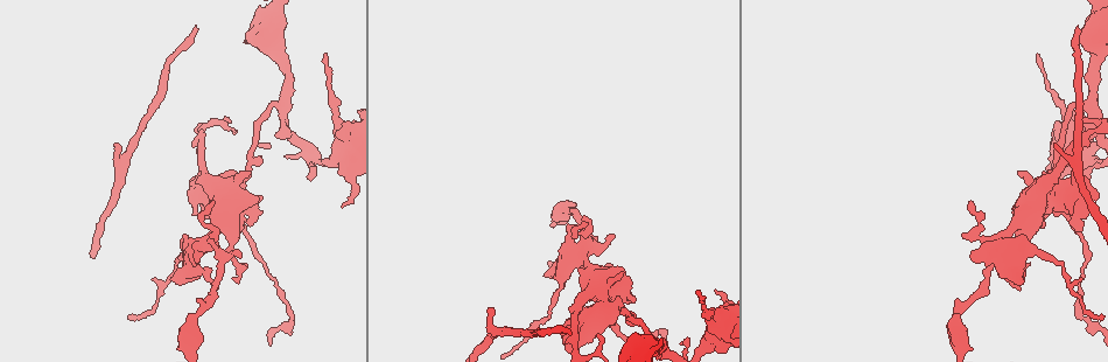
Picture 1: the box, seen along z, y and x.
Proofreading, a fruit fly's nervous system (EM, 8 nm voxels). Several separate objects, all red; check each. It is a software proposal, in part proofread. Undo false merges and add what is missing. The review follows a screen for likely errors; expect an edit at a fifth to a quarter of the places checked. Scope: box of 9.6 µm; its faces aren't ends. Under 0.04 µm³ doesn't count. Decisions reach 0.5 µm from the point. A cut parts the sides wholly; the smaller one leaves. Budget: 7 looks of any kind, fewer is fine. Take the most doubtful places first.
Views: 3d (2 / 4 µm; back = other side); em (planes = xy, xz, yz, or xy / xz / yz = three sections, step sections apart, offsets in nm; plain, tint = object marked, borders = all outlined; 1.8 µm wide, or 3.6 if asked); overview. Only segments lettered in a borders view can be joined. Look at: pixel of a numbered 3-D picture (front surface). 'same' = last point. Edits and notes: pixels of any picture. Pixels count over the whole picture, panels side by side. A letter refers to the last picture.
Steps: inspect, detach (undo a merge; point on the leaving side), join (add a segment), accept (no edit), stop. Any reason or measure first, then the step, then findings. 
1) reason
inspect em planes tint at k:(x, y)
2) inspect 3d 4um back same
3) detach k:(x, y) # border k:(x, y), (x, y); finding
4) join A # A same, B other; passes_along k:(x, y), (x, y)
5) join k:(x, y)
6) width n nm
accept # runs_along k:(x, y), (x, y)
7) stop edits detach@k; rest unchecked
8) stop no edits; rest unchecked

three arms meet
inspect em xz step 8 tint at 1:(1094, 126)

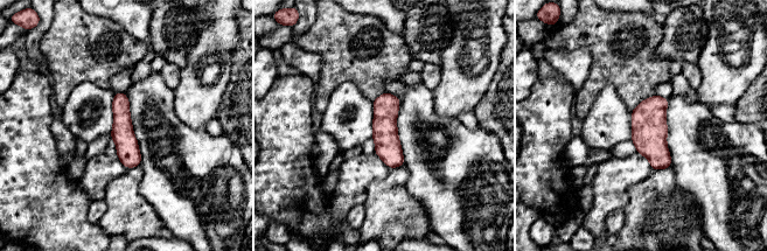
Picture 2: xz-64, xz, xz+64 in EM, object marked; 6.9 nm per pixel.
another direction
inspect em planes borders same

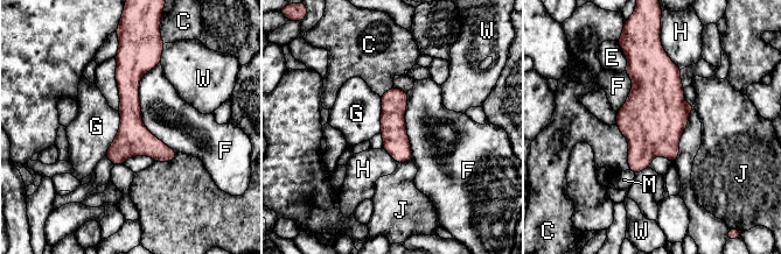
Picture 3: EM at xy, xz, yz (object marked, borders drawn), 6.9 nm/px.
accept # C other, E other, F other, G other, H other, J other, M other, W other; border 3:(160, 62), (140, 118), (176, 153); one neuron here

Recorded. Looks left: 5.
branch stops here
inspect em xy step 16 borders at 1:(1056, 146)

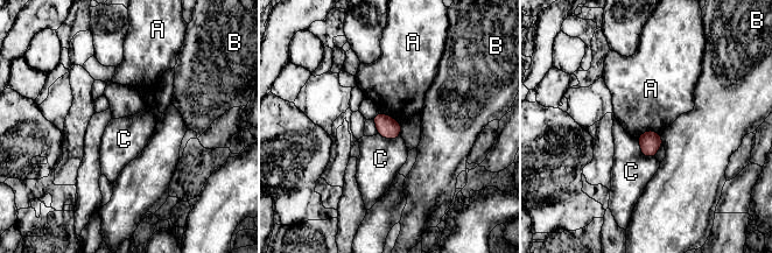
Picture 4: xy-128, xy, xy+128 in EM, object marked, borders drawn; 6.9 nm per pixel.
longest_contact A 180 nm
accept # A other, B other, C other; border 4:(661, 133), (645, 131), (637, 138); none of them fits

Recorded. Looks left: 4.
small branch off a trunk
inspect em 3.6um xz step 8 tint at 1:(601, 307)

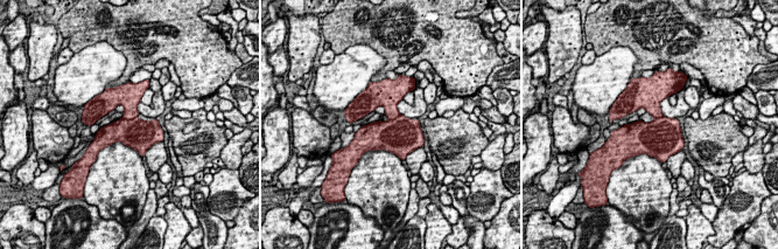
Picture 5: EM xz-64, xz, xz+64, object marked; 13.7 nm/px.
inspect em 3.6um planes borders same

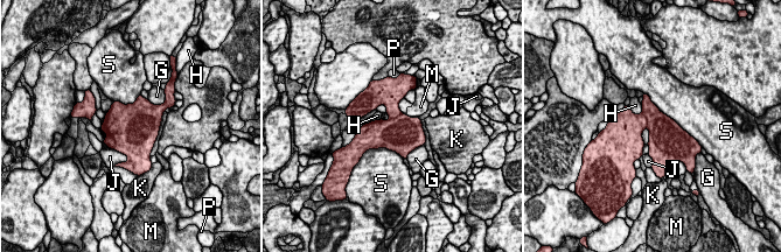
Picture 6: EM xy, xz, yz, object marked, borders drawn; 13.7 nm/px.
width 550 nm
detach 6:(630, 126) # G other, H other, J other, K other, M other, P other, S other; two neurons meet here

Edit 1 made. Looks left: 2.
stop edits detach@6; rest unchecked

